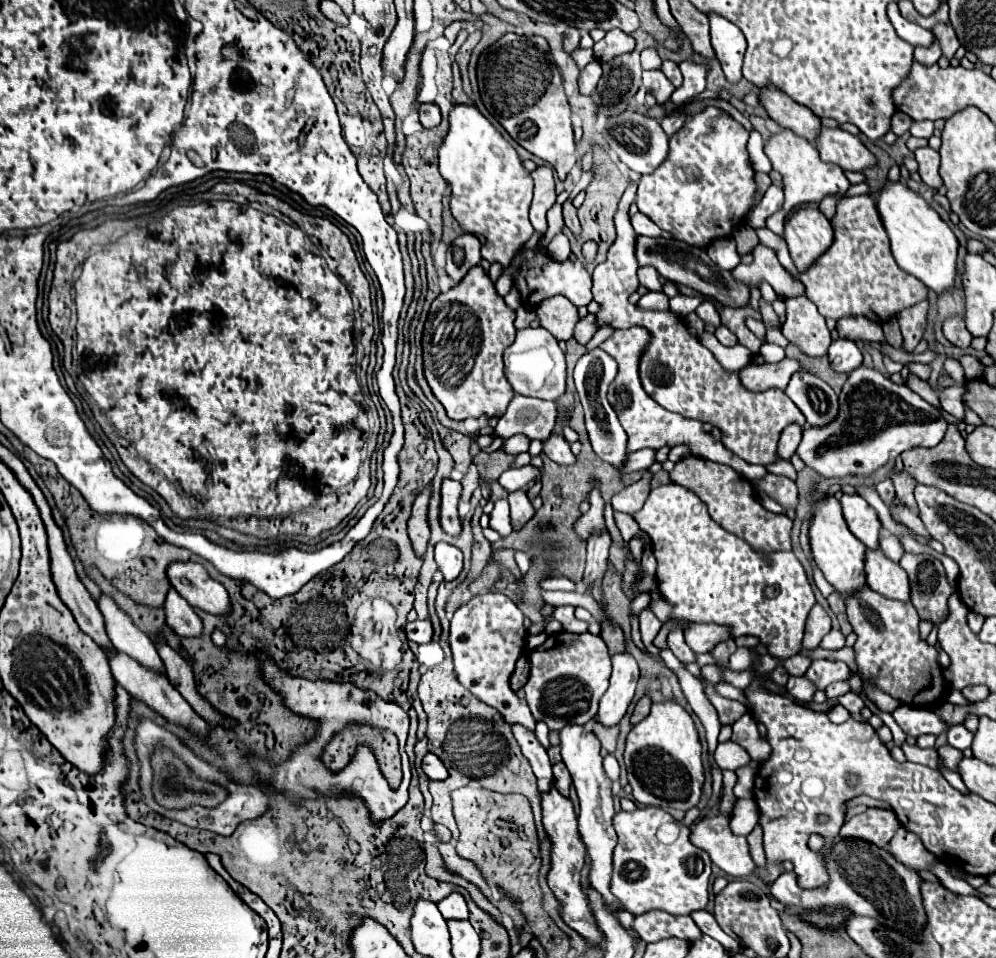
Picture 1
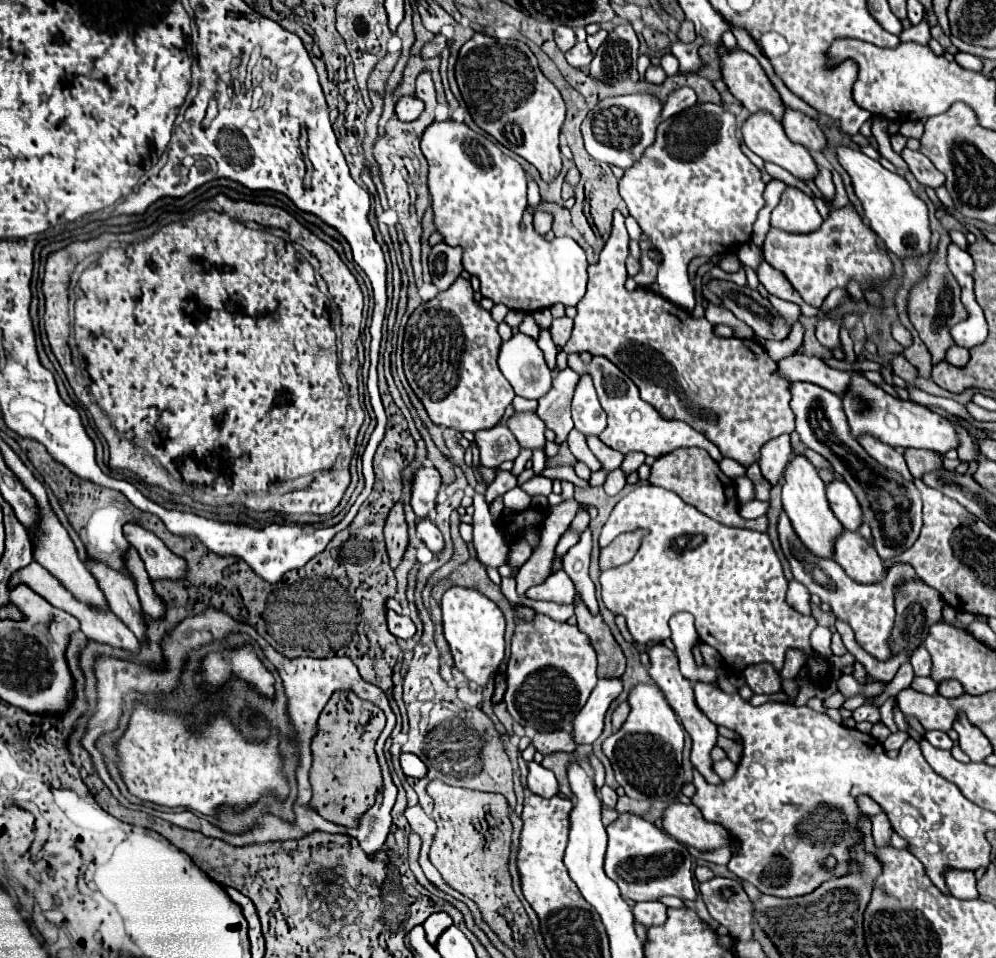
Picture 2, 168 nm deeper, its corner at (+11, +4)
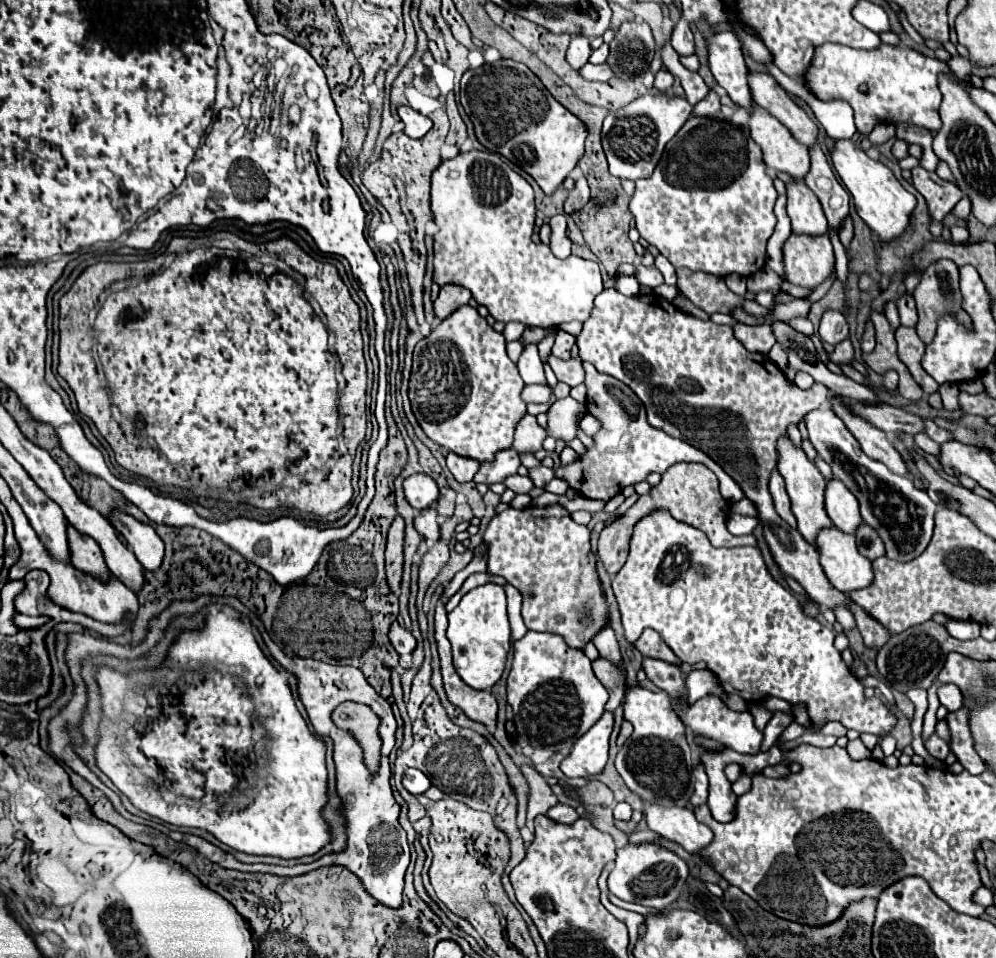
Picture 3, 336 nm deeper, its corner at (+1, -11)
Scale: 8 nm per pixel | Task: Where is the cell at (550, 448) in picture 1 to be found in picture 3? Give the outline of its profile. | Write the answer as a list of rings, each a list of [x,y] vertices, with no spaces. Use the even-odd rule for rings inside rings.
[[[525,415],[515,429],[513,449],[519,453],[537,453],[539,449],[543,449],[545,437],[547,431],[537,423],[537,419],[533,415]]]

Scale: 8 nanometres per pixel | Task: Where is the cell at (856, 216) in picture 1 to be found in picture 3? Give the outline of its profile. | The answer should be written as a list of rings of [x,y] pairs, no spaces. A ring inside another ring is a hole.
[[[791,235],[783,245],[785,281],[791,285],[817,289],[835,267],[833,247],[827,235]]]

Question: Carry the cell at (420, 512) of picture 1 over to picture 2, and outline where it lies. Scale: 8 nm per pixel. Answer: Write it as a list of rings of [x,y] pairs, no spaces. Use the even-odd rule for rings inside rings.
[[[397,502],[387,518],[385,524],[385,542],[387,542],[387,554],[389,554],[389,564],[391,568],[397,568],[403,552],[407,548],[407,524],[405,524],[405,514],[403,514],[403,504]]]

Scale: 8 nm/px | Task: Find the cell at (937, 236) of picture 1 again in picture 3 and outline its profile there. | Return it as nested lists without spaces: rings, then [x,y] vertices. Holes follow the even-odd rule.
[[[851,139],[837,141],[835,149],[831,153],[833,167],[847,187],[847,191],[853,195],[855,209],[859,217],[867,223],[867,227],[877,233],[881,243],[891,243],[907,233],[911,227],[911,215],[917,207],[917,199],[905,191],[905,187],[895,179],[889,167],[885,167],[881,161],[873,161],[863,149],[855,147]]]

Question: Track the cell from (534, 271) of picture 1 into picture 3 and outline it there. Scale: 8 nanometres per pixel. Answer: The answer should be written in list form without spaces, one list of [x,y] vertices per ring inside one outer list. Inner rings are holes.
[[[467,151],[467,153],[459,153],[457,157],[453,159],[445,159],[441,161],[441,165],[433,171],[431,175],[431,211],[433,211],[433,219],[439,227],[439,231],[435,233],[435,275],[433,279],[439,283],[439,285],[445,285],[445,283],[457,283],[461,287],[467,287],[473,297],[477,299],[479,305],[485,305],[489,309],[489,315],[495,319],[495,321],[519,321],[527,327],[551,327],[551,325],[559,325],[559,323],[567,323],[567,321],[585,321],[589,315],[591,315],[591,307],[593,307],[593,299],[603,291],[603,281],[601,281],[601,271],[599,271],[599,265],[595,261],[585,261],[581,257],[575,257],[575,255],[569,255],[565,261],[563,259],[557,259],[549,247],[537,247],[533,241],[531,241],[531,229],[535,225],[535,197],[533,197],[533,187],[519,175],[515,173],[507,159],[503,159],[501,155],[497,153],[491,153],[491,151]]]

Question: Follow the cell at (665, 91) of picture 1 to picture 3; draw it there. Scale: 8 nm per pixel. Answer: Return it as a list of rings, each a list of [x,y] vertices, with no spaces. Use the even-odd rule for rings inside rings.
[[[665,69],[655,73],[655,89],[661,91],[661,93],[669,93],[671,87],[673,87],[673,81],[675,81],[673,75],[669,71],[665,71]]]

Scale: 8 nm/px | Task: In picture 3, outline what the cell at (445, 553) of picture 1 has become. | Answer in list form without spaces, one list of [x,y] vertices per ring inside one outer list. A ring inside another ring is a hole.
[[[433,507],[415,515],[415,529],[429,541],[429,545],[433,545],[441,539],[441,531],[439,531],[435,517],[437,517],[437,511]]]

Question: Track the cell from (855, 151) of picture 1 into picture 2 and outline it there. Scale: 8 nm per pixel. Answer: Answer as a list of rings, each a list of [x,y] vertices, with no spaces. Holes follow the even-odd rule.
[[[785,106],[785,114],[781,118],[781,124],[785,128],[785,134],[789,136],[789,140],[803,144],[809,150],[823,150],[825,136],[821,132],[821,128],[817,126],[817,122],[813,118],[809,118],[807,114],[793,110],[789,106]]]

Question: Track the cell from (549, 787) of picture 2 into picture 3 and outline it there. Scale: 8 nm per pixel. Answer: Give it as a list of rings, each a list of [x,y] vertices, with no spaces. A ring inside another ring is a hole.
[[[557,803],[557,805],[553,805],[549,811],[547,811],[547,815],[553,819],[553,821],[557,821],[557,823],[573,823],[579,815],[575,813],[575,809],[571,807],[571,805],[565,805],[565,803]]]

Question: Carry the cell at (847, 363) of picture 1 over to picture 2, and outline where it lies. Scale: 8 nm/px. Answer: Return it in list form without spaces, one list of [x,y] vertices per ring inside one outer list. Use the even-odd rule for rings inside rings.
[[[821,318],[815,326],[815,332],[817,332],[817,340],[827,346],[827,348],[835,348],[839,346],[839,324],[831,318]]]

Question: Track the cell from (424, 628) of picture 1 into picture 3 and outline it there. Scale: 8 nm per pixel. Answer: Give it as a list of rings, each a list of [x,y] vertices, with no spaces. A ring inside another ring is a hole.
[[[397,621],[391,625],[391,631],[389,631],[389,639],[395,647],[395,651],[399,655],[405,655],[405,653],[413,653],[415,647],[417,647],[417,641],[413,637],[413,633],[405,627],[401,627]]]

